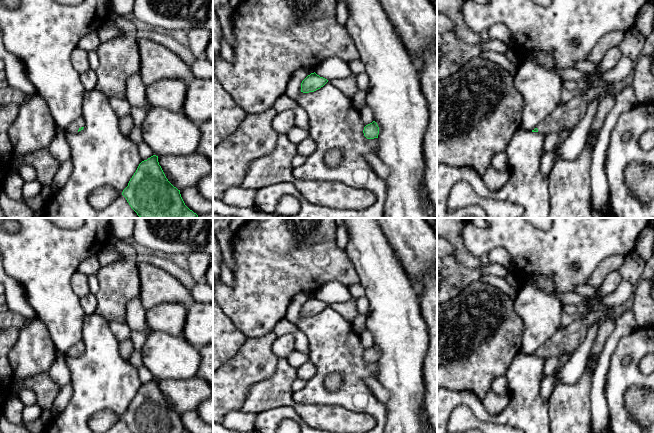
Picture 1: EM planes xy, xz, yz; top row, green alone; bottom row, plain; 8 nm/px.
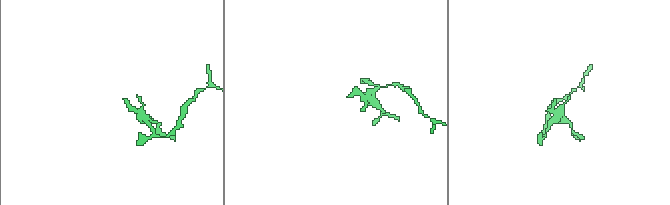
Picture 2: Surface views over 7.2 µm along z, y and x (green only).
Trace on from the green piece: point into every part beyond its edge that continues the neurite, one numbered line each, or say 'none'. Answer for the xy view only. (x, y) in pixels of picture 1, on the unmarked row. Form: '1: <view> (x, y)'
1: xy (74, 351)

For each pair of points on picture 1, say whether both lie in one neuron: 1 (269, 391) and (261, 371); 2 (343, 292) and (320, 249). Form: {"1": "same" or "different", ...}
{"1": "different", "2": "different"}

